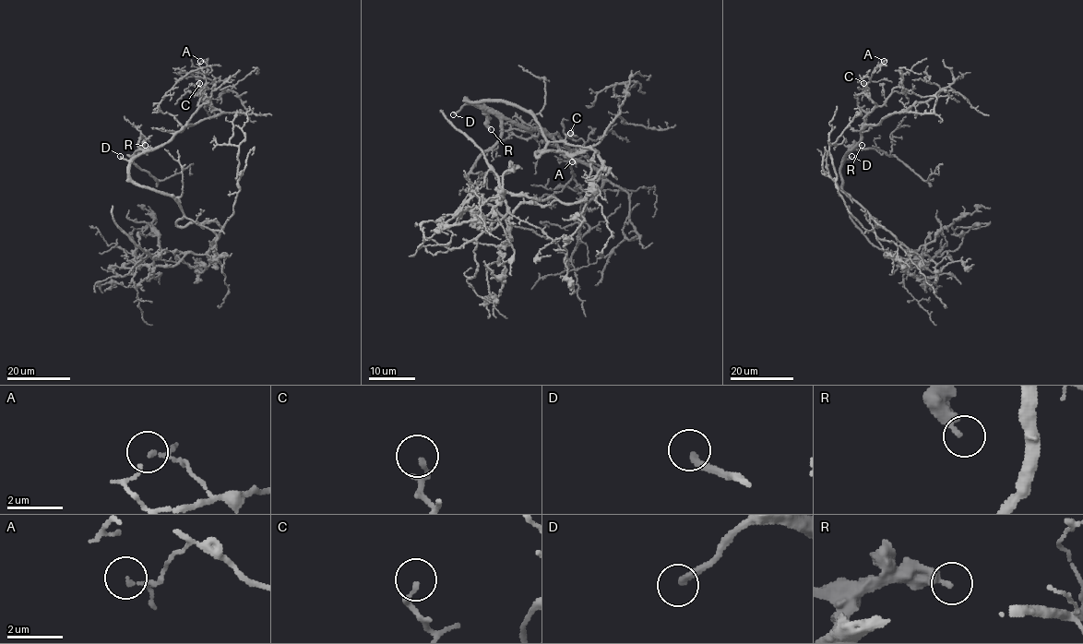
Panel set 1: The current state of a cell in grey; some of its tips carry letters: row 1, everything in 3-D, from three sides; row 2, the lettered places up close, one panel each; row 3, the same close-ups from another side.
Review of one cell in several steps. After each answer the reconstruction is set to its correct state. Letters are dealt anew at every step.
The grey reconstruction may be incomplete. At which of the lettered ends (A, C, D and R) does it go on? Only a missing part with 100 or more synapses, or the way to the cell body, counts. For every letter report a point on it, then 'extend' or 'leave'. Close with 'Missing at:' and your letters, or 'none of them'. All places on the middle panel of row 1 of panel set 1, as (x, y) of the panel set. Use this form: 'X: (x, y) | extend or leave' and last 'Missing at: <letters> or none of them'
A: (572, 161) | leave
C: (570, 133) | leave
D: (453, 114) | extend
R: (491, 129) | leave
Missing at: D

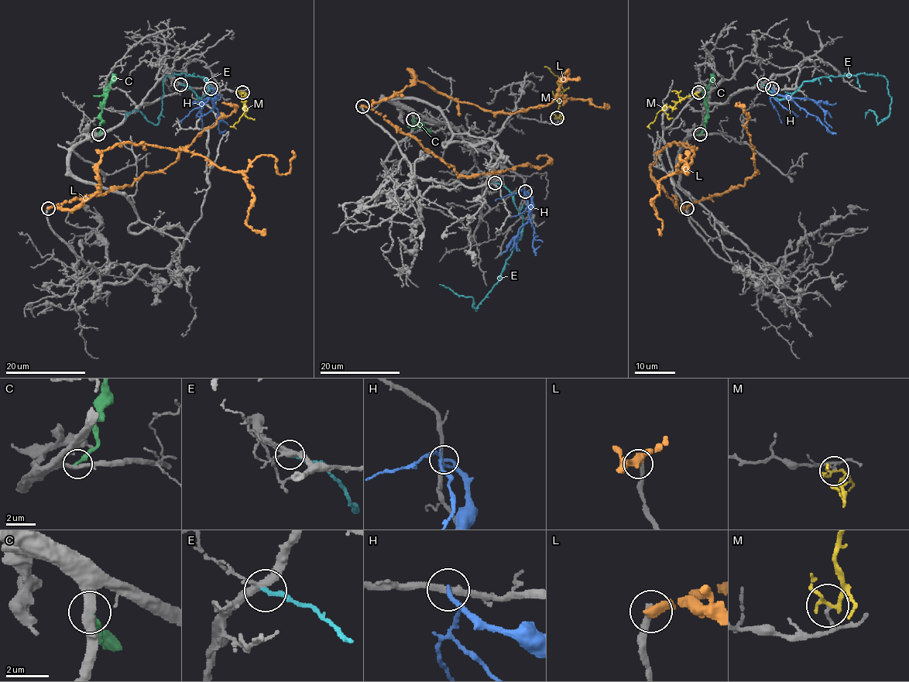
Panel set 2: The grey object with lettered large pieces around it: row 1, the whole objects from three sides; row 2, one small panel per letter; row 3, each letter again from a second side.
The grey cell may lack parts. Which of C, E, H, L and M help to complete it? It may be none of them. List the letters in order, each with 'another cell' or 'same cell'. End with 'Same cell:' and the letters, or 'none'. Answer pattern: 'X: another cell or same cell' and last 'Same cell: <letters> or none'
C: another cell
E: another cell
H: another cell
L: another cell
M: another cell
Same cell: none

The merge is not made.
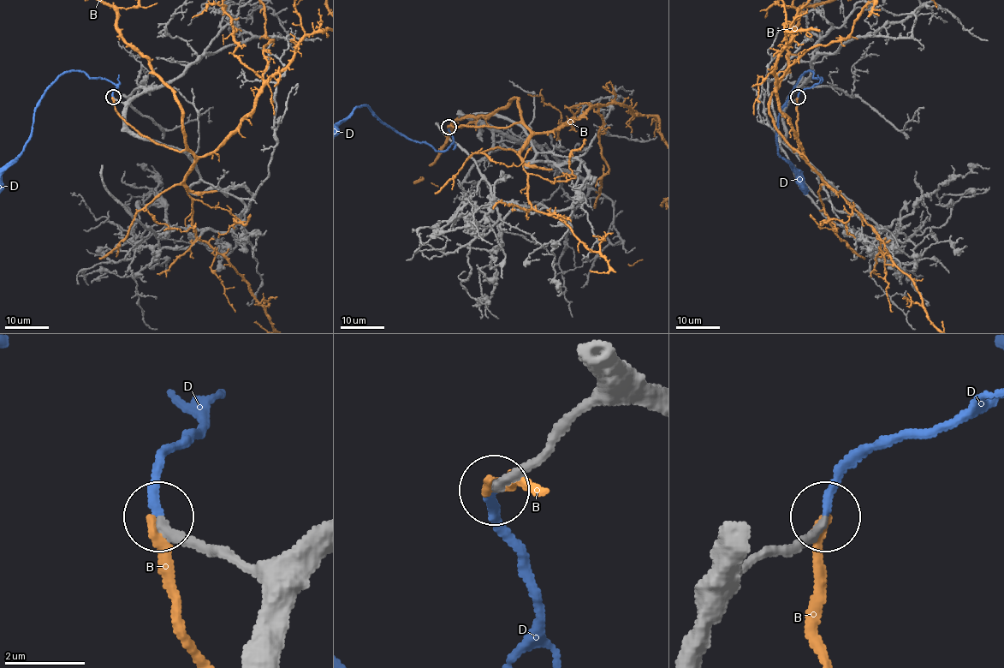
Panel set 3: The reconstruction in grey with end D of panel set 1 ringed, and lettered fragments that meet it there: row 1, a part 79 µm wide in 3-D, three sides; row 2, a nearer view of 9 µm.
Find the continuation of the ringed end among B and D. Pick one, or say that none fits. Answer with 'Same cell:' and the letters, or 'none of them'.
Same cell: D

